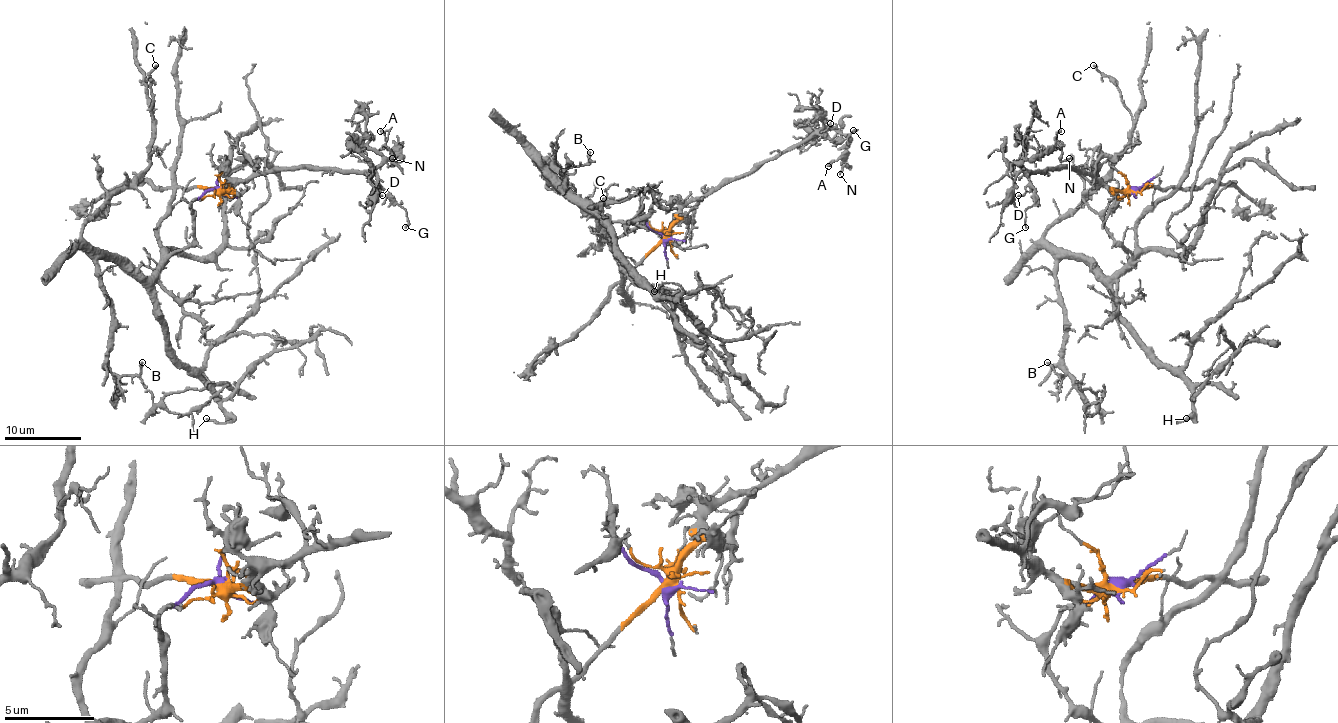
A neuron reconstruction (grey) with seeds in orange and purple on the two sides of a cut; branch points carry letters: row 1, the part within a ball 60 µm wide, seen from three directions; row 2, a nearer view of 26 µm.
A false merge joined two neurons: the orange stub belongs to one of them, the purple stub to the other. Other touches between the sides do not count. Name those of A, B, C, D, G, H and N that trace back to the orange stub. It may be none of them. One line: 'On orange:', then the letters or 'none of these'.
On orange: A, D, G, N

